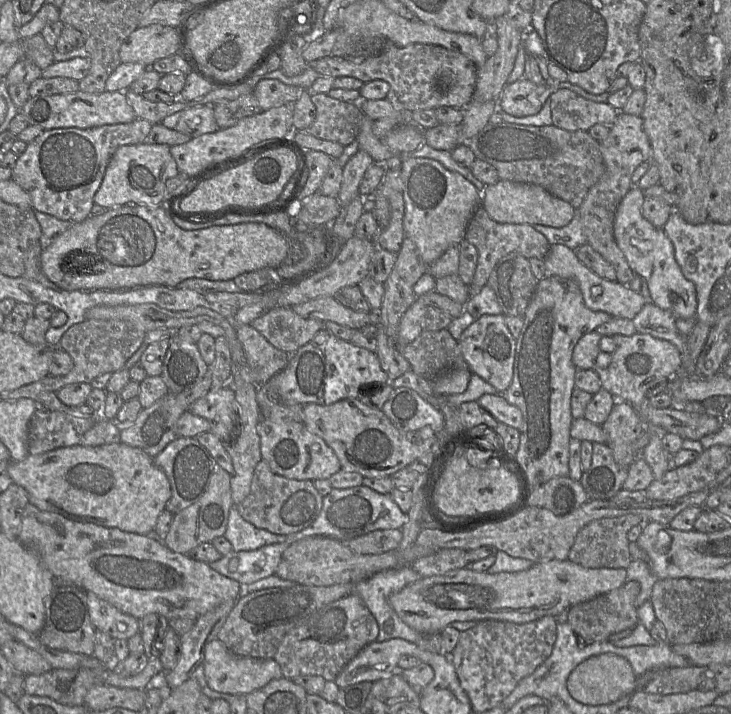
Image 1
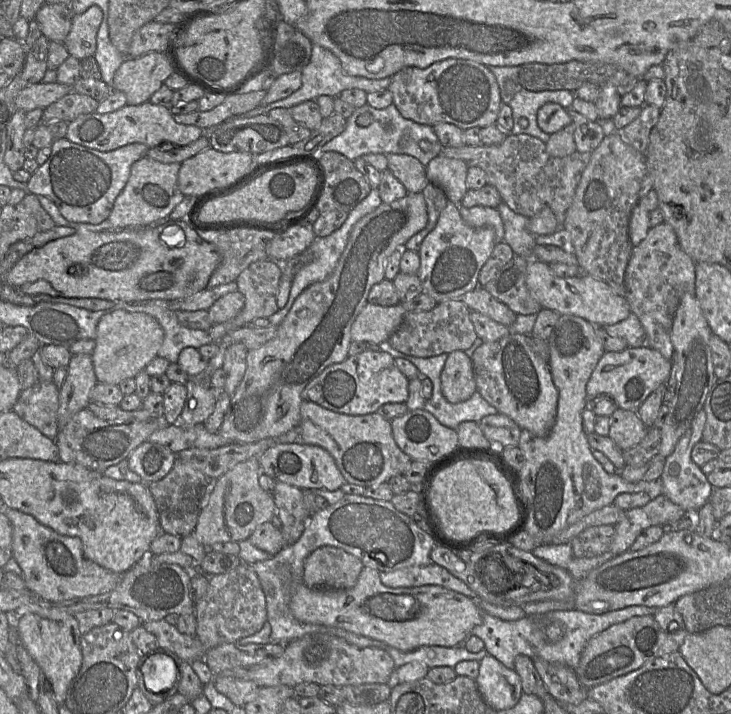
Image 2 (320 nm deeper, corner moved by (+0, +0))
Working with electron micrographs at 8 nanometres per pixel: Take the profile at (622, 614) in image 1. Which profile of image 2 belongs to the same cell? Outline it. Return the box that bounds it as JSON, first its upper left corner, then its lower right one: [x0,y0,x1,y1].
[574,615,688,691]

